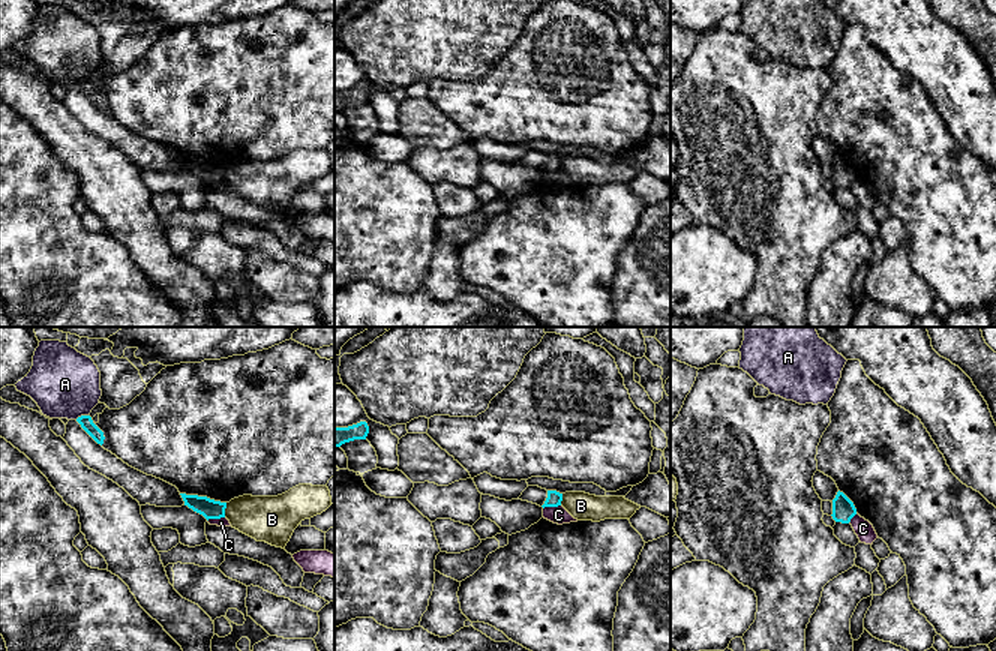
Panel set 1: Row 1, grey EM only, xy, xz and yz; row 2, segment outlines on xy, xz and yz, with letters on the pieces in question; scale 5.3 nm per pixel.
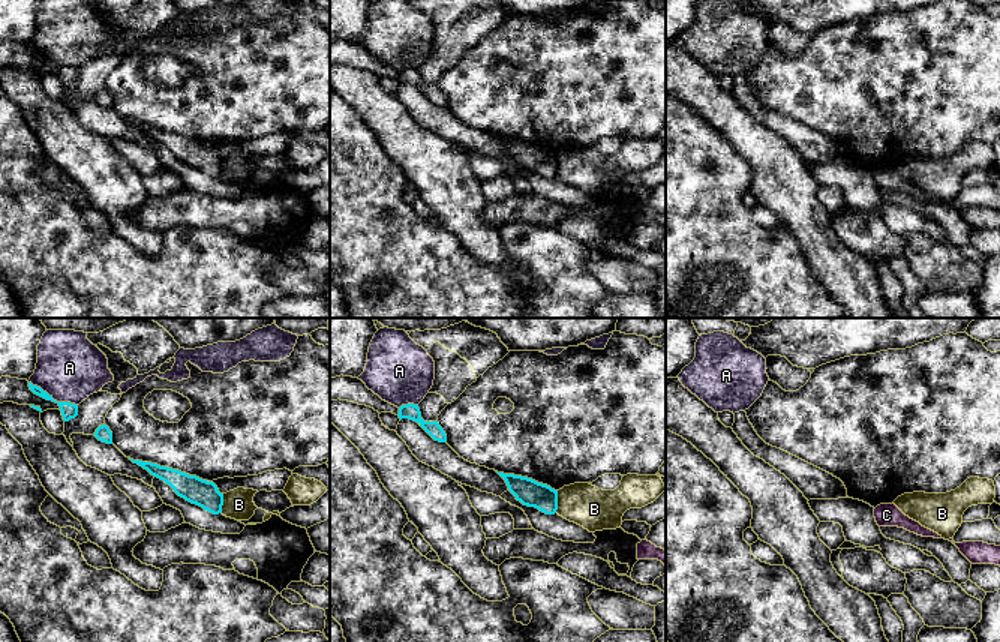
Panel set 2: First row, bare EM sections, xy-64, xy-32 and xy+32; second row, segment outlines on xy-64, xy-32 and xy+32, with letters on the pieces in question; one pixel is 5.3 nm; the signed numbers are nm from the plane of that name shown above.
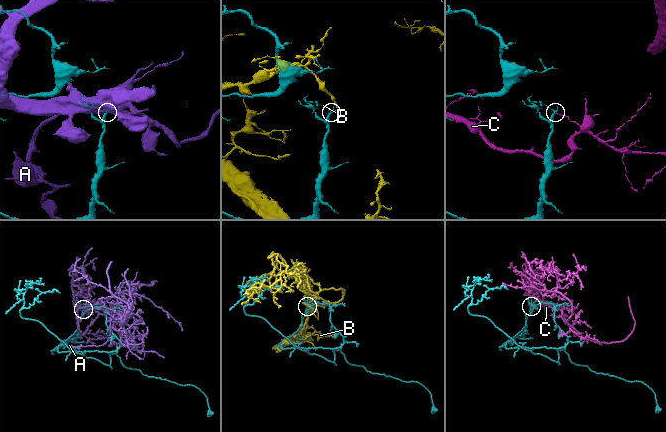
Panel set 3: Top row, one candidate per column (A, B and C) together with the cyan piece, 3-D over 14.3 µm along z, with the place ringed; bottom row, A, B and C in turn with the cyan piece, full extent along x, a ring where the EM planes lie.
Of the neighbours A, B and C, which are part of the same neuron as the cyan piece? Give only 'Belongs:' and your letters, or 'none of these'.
Belongs: none of these

